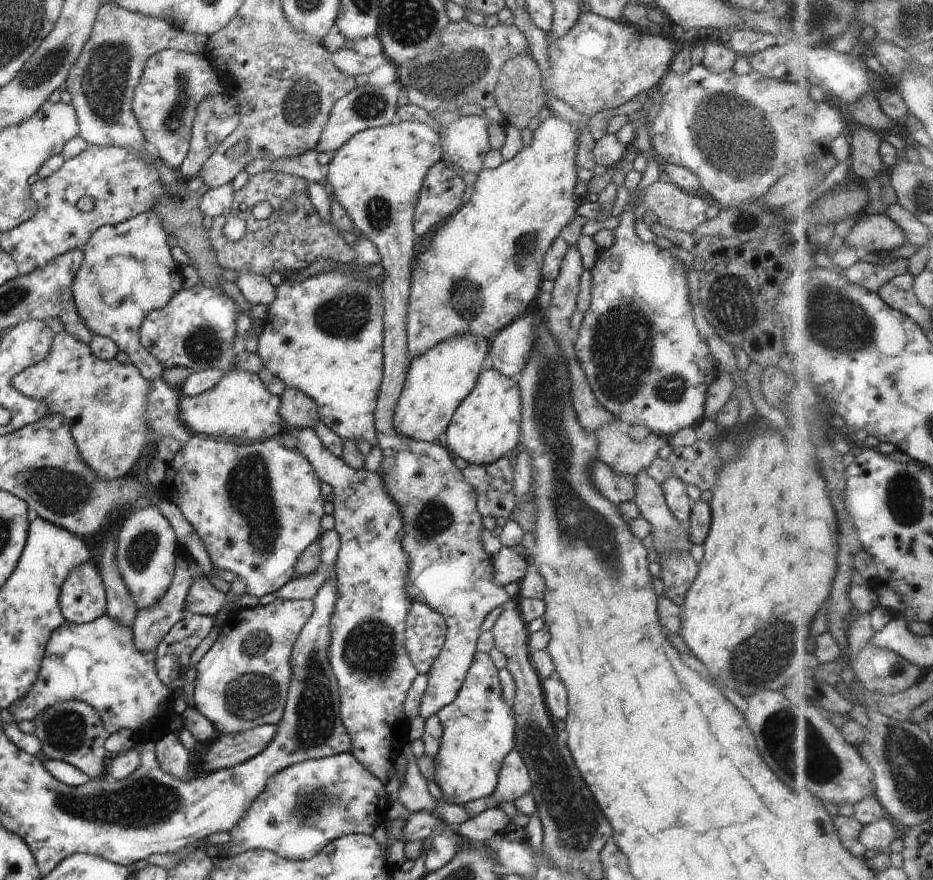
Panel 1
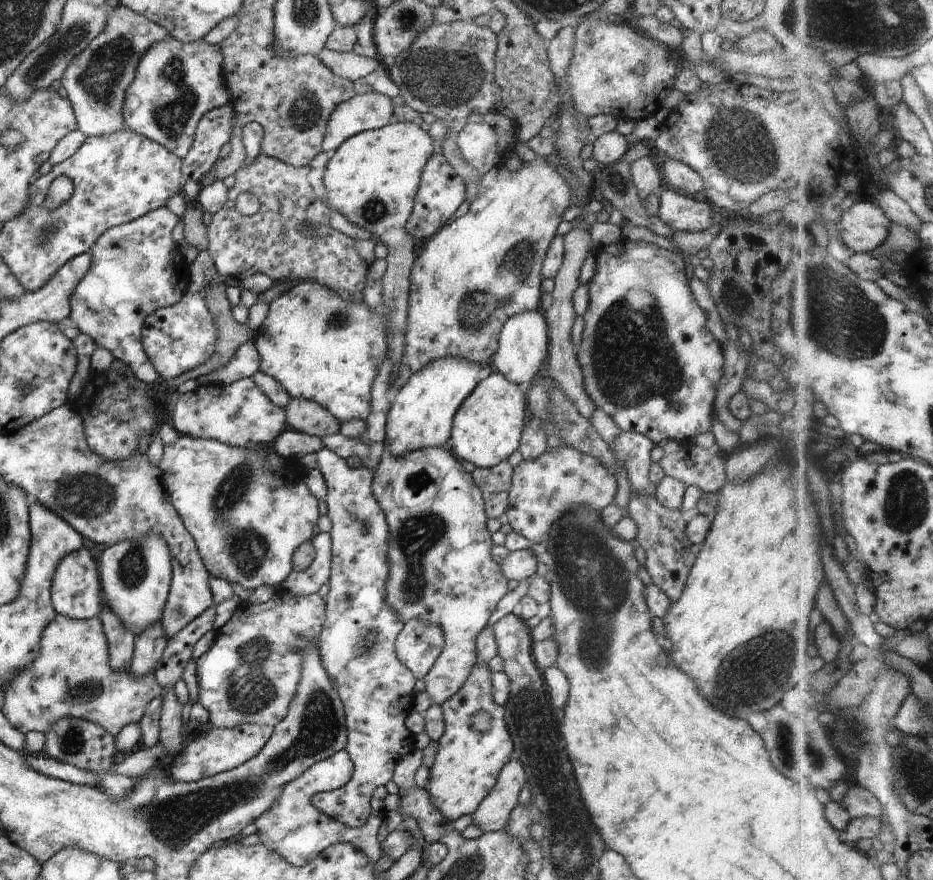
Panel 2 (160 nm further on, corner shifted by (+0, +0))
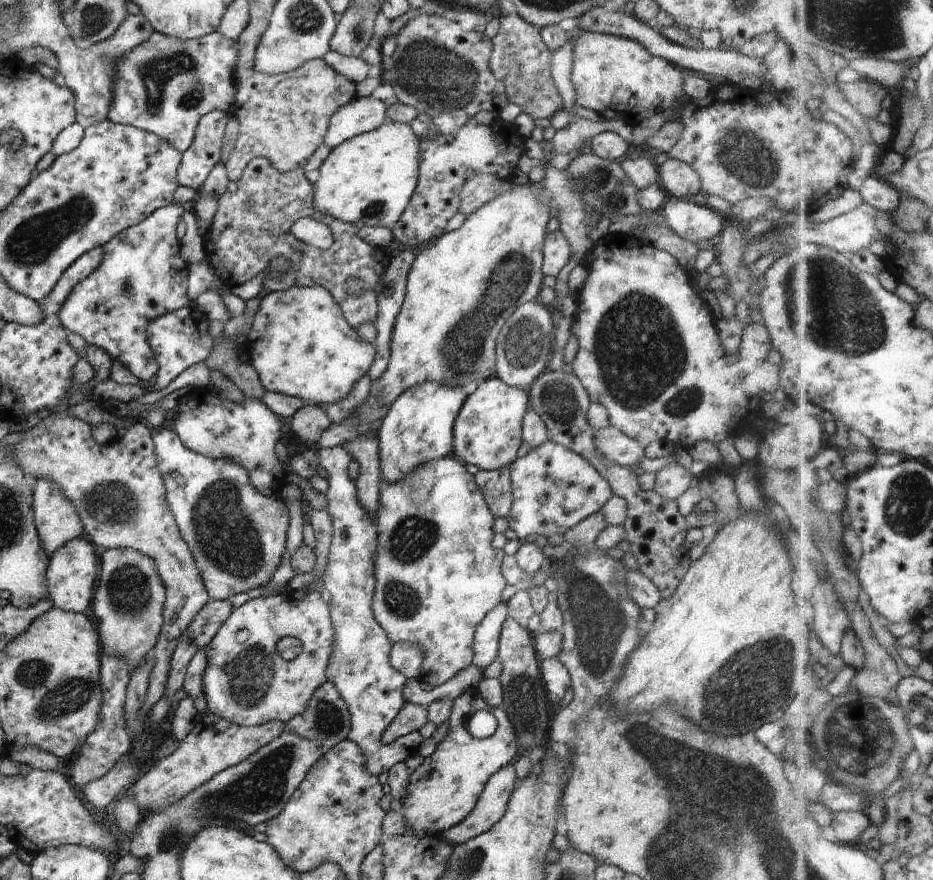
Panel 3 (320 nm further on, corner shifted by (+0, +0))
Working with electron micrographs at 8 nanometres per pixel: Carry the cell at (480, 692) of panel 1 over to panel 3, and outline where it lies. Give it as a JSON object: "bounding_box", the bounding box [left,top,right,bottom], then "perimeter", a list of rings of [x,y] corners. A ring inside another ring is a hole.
{"bounding_box":[397,688,520,837],"perimeter":[[[469,688],[458,698],[454,699],[450,718],[448,734],[437,744],[436,750],[425,759],[423,764],[409,774],[407,787],[401,801],[397,803],[397,809],[403,816],[404,826],[408,828],[416,837],[424,835],[442,836],[445,830],[461,823],[476,806],[481,792],[484,790],[486,782],[503,766],[512,763],[520,753],[518,739],[516,738],[512,723],[506,714],[496,712],[497,729],[488,738],[474,738],[468,729],[468,721],[478,711],[495,712],[478,692],[477,688]]]}

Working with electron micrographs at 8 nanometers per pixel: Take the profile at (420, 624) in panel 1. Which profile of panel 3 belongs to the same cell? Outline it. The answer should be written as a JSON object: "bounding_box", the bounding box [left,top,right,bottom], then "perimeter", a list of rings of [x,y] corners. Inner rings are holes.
{"bounding_box":[390,640,423,679],"perimeter":[[[403,640],[391,646],[390,664],[407,679],[418,679],[421,674],[423,652],[414,640]]]}

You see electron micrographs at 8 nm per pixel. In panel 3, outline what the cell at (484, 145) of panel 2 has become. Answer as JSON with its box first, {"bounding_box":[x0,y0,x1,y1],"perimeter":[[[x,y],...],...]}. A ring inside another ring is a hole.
{"bounding_box":[390,117,525,251],"perimeter":[[[498,117],[489,126],[481,125],[472,118],[454,134],[431,132],[431,139],[418,137],[420,154],[417,187],[406,210],[390,228],[394,240],[408,251],[418,244],[441,237],[448,220],[459,212],[462,187],[472,174],[482,173],[512,180],[519,166],[519,155],[524,154],[525,138],[518,131],[512,122],[505,122]]]}

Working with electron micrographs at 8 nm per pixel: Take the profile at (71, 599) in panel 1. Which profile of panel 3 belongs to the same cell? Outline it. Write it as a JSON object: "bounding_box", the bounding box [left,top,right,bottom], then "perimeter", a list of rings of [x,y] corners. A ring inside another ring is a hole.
{"bounding_box":[46,537,99,615],"perimeter":[[[78,537],[63,544],[49,558],[46,571],[46,588],[48,596],[53,600],[54,607],[73,613],[89,615],[96,582],[99,578],[98,556],[92,543],[84,537]]]}

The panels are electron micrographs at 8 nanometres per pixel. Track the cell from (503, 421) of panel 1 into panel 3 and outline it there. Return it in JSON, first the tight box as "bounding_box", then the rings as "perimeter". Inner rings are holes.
{"bounding_box":[454,377,530,471],"perimeter":[[[498,377],[480,382],[477,391],[467,397],[454,423],[454,455],[464,464],[474,464],[483,471],[508,467],[516,460],[523,442],[522,421],[530,408],[526,390],[509,387]]]}

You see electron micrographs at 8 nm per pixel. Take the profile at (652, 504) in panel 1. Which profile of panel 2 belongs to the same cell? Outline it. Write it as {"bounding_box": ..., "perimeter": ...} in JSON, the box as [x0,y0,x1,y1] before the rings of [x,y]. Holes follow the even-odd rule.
{"bounding_box":[611,433,655,498],"perimeter":[[[621,433],[611,442],[611,450],[627,470],[632,491],[640,491],[655,498],[655,488],[649,481],[651,450],[654,443],[643,434]]]}

